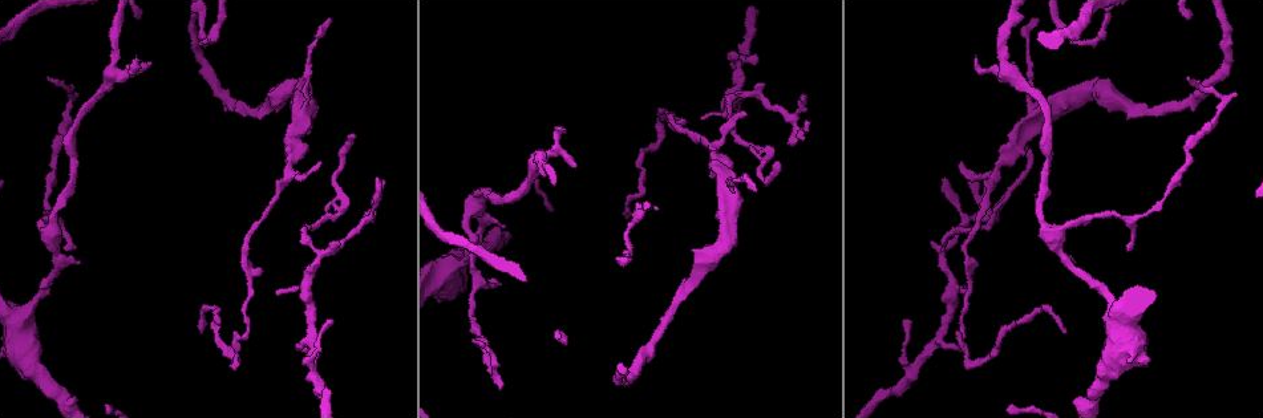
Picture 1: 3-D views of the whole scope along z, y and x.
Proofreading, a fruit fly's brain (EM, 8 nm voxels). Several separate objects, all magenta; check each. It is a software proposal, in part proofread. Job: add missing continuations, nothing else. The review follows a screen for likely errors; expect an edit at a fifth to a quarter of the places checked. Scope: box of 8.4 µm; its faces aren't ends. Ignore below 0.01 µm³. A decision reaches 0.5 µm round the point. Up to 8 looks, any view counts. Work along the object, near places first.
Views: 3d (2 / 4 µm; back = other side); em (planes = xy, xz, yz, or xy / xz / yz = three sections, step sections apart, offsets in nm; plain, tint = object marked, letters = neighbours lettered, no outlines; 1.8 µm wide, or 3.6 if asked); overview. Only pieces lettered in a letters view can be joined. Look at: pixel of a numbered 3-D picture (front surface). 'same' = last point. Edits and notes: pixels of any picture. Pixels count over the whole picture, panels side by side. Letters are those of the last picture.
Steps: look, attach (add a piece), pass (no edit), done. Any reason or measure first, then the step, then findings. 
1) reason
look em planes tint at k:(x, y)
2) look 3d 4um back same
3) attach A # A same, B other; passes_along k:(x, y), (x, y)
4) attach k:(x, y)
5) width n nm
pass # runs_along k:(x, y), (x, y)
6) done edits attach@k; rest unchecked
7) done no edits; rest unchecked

sudden change in width
look 3d 4um at 1:(30, 312)

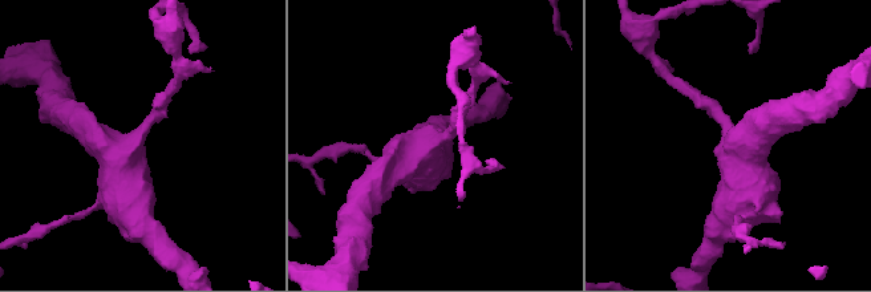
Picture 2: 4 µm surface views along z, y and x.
look em yz step 8 tint at 2:(134, 137)

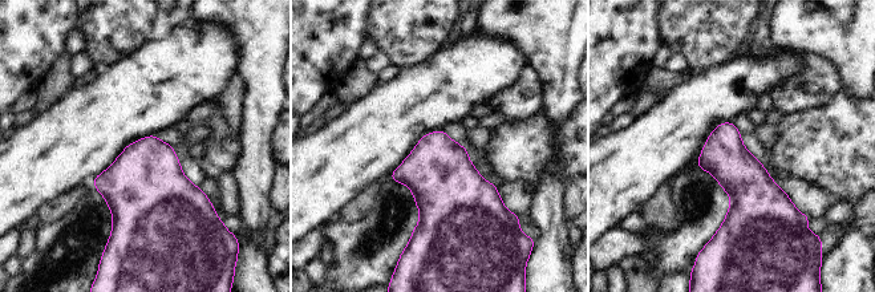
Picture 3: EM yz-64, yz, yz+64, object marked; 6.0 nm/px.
cut it another way
look em planes letters same

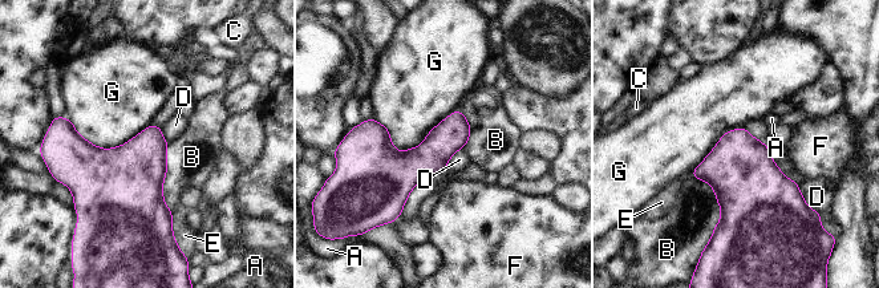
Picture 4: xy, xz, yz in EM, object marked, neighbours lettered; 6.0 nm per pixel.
width 220 nm
pass # A other, B other, C other, D other, E other, F other, G other; border 4:(464, 146), (450, 158), (446, 170); no lettered piece goes on from it

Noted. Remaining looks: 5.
an open end
look em planes tint at 1:(976, 55)

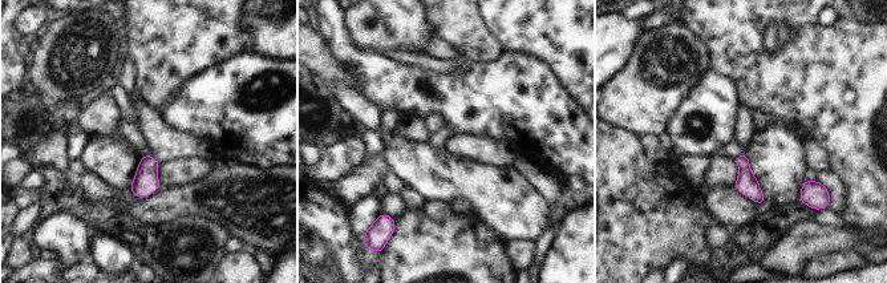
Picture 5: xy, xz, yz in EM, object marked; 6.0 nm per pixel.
look em planes letters same

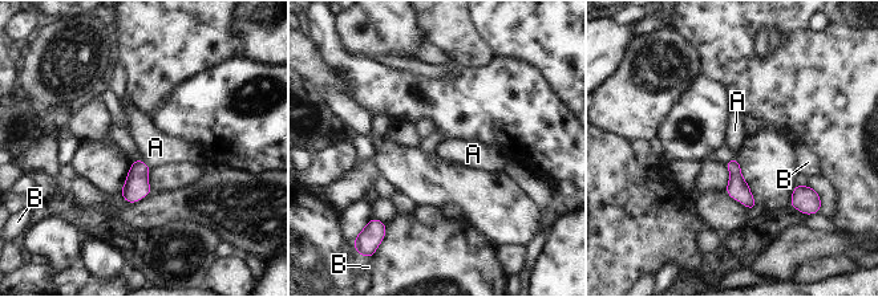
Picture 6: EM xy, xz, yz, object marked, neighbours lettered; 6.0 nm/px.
attach A # A same, B other; passes_along 6:(136, 187), (145, 165), (156, 147); it goes on there

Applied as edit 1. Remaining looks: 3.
done edits attach@6; rest unchecked

